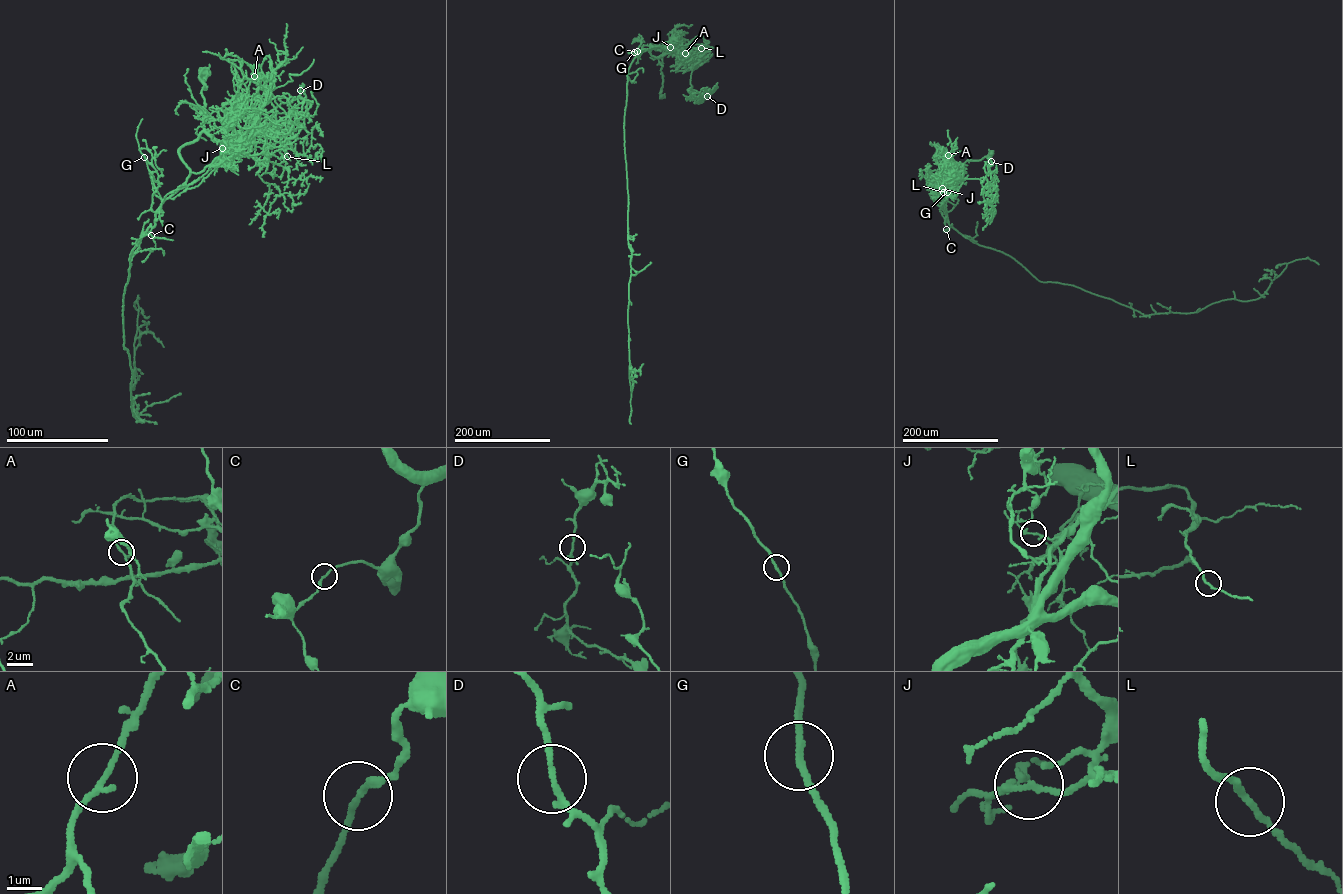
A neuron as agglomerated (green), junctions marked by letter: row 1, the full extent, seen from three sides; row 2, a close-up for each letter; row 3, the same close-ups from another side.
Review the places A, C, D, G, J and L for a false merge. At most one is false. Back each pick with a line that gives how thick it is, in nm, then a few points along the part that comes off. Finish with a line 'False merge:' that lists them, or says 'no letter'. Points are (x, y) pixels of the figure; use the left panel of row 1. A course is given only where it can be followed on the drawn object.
J: 180 nm thick; foreign part runs (222, 148), (238, 137), (267, 91), (293, 125), (264, 127), (258, 174), (281, 194), (262, 237)
False merge: J

